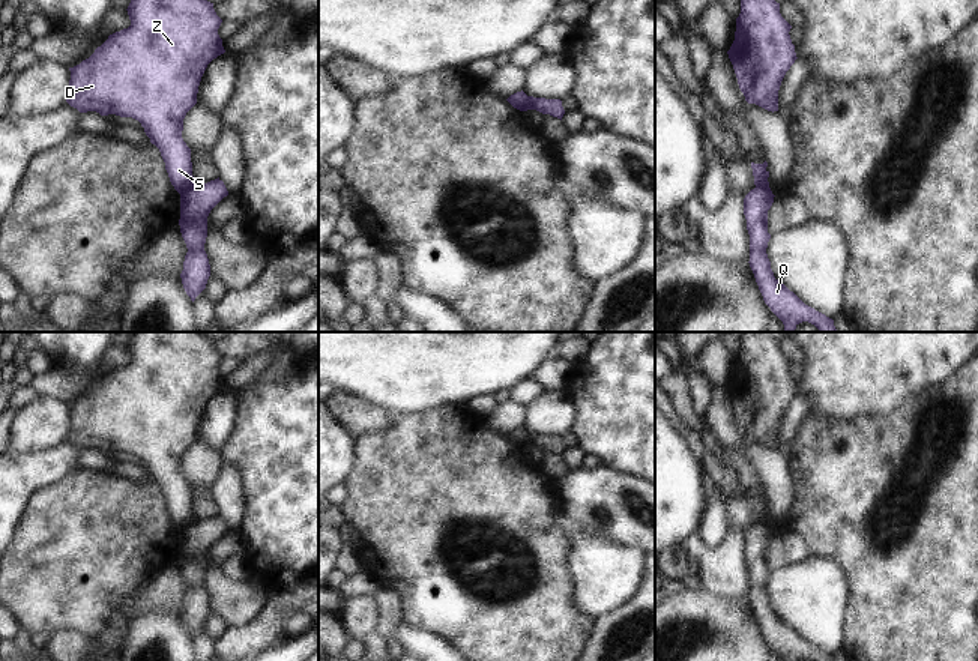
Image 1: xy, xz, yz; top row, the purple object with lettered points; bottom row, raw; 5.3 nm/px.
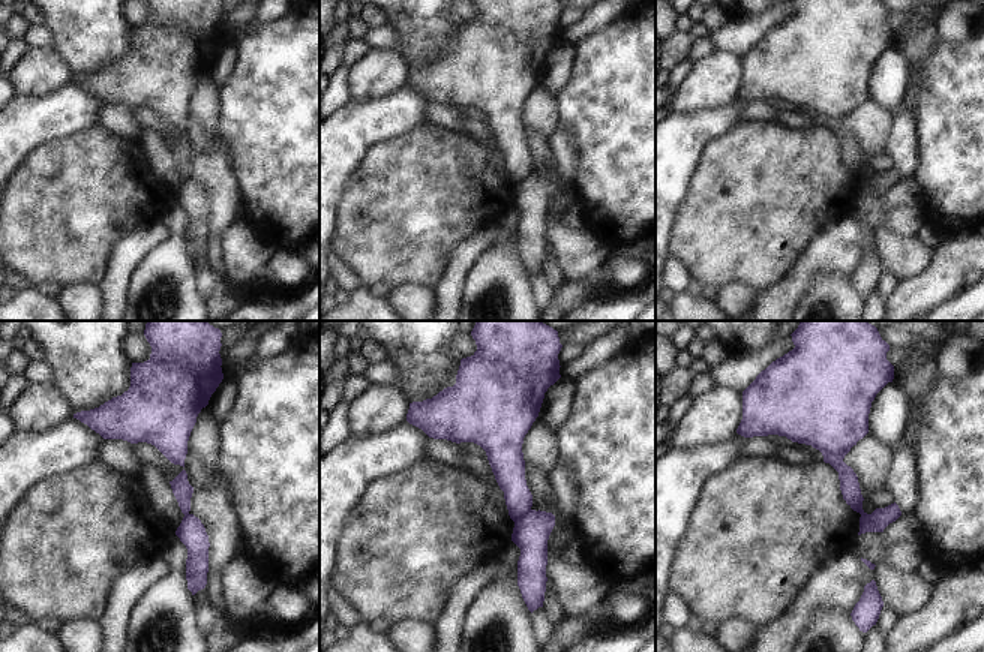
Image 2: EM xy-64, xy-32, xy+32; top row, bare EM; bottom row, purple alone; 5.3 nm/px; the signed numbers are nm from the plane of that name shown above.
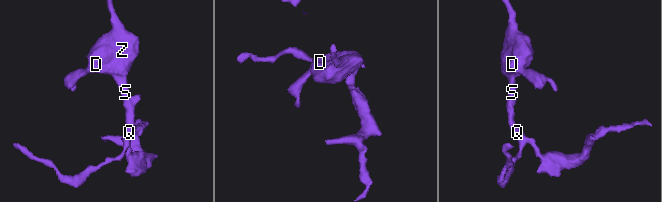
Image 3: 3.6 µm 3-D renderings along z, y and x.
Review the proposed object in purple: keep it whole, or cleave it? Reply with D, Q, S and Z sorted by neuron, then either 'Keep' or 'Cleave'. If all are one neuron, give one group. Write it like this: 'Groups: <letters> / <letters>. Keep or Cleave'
Groups: D S Z / Q. Cleave

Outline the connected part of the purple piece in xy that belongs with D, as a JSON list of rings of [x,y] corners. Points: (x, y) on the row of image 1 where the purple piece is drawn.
[[[131,0],[126,11],[131,26],[110,35],[89,59],[69,68],[66,102],[80,113],[138,120],[159,149],[171,185],[182,194],[195,185],[191,149],[182,138],[183,119],[197,104],[207,65],[225,53],[218,35],[222,20],[207,0]]]

